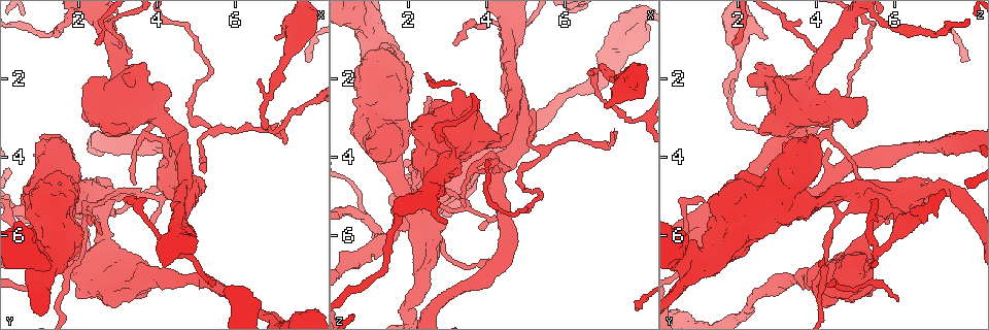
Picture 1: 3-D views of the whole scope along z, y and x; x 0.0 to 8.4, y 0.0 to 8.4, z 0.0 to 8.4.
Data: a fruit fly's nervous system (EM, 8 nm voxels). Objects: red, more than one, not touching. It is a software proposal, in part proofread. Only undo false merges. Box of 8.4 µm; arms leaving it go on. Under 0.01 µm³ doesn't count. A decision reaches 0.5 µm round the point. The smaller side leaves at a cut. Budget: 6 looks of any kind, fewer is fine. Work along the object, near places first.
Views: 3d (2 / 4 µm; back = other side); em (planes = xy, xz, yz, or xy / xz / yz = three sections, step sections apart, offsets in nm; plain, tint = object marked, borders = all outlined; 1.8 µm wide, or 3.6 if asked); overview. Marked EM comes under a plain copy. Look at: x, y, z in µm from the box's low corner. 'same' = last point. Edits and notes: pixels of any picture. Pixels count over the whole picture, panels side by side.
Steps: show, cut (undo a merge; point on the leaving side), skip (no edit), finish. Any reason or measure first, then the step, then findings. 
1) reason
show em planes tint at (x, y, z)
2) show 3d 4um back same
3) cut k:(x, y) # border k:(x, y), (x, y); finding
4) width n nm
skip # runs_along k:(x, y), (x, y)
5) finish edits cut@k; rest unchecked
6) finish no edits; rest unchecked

thick turns thin
show 3d 4um back at (1.15, 6.95, 0.90)

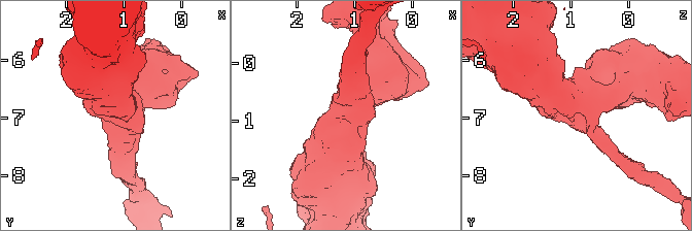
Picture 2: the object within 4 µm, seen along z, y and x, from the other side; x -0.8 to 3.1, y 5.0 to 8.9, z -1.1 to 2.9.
show em 3.6um xy step 16 tint at (1.05, 6.85, 0.85)

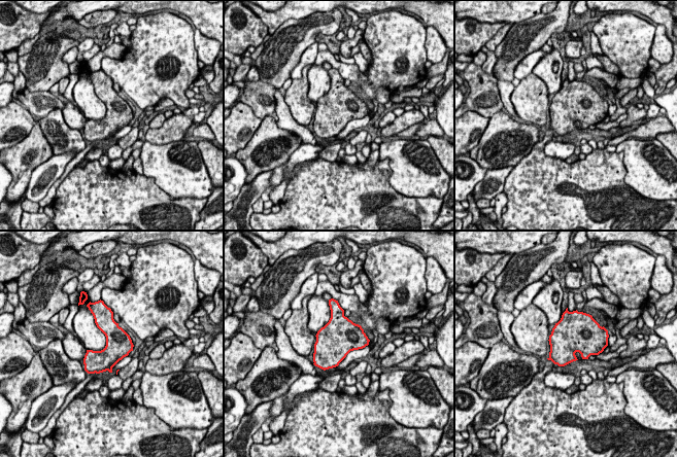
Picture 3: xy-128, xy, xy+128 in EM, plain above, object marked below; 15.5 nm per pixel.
show em 3.6um planes tint same

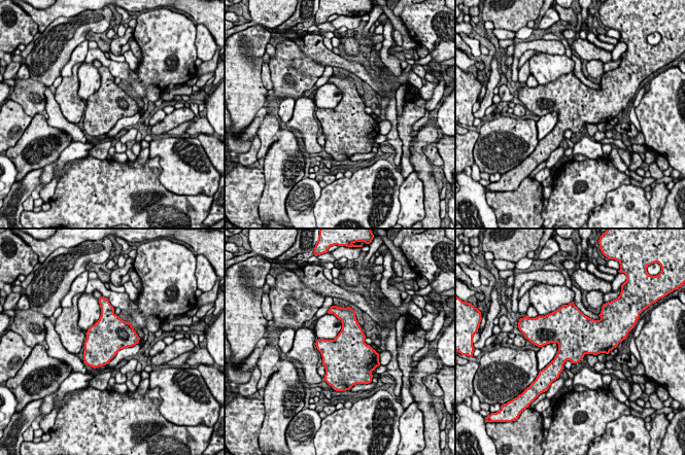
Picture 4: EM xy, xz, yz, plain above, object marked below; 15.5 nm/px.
skip # one neuron here

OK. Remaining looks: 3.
sharp bend
show em xz step 4 tint at (4.50, 6.20, 0.50)

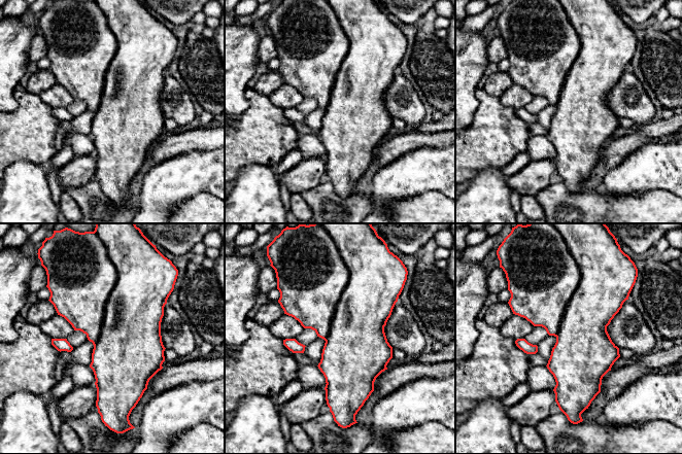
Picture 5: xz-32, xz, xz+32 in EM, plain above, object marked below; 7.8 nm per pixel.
show em yz step 8 borders same

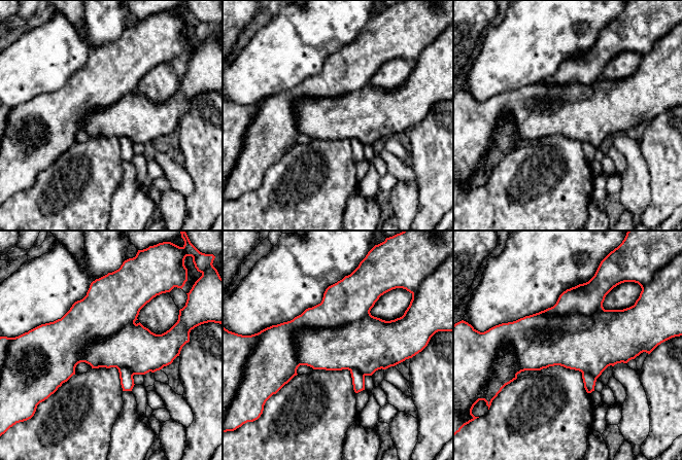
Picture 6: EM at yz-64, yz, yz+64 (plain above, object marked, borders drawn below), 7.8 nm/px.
cut 6:(126, 375) # border 6:(117, 367), (128, 367), (133, 375); a second neuron is stuck on

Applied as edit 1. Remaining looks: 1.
finish edits cut@6; rest unchecked

